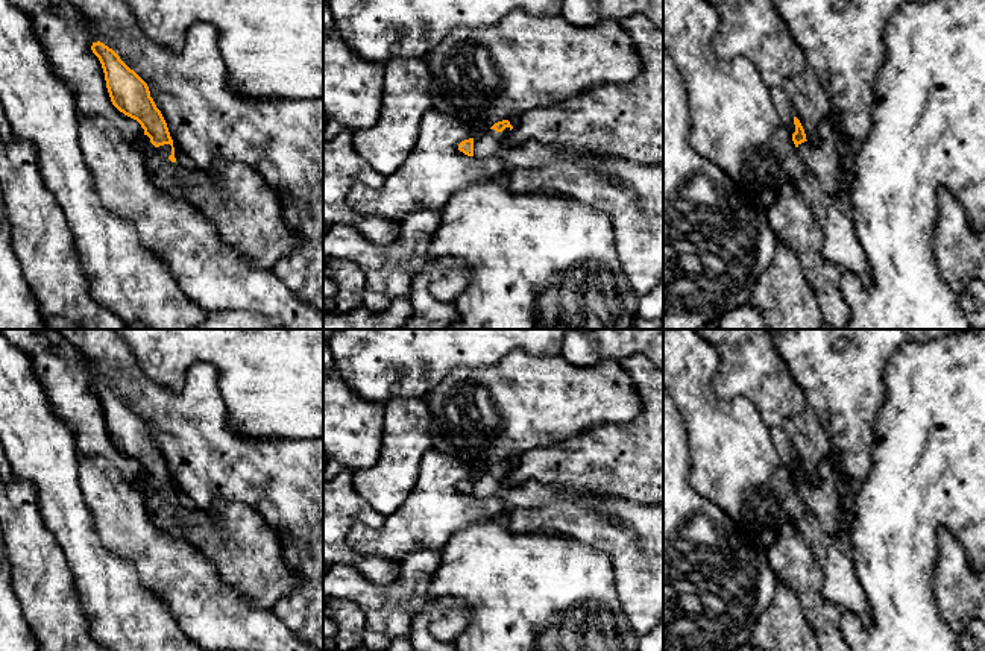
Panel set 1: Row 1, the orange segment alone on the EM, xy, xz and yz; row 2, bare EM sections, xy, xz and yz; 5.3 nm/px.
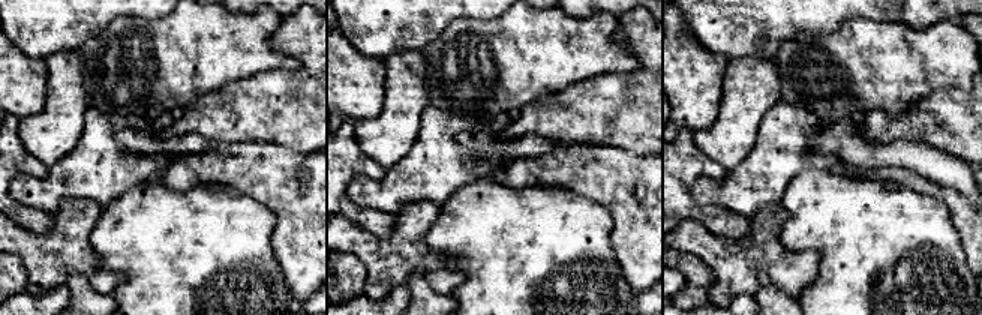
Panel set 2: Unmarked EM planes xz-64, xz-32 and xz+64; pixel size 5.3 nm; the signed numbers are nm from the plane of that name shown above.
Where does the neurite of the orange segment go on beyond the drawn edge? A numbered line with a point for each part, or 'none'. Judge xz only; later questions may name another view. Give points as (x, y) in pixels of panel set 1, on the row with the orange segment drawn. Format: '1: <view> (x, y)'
1: xz (489, 143)

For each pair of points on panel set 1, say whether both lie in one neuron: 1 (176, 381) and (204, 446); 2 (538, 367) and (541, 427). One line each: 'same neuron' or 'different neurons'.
1: different neurons
2: same neuron

